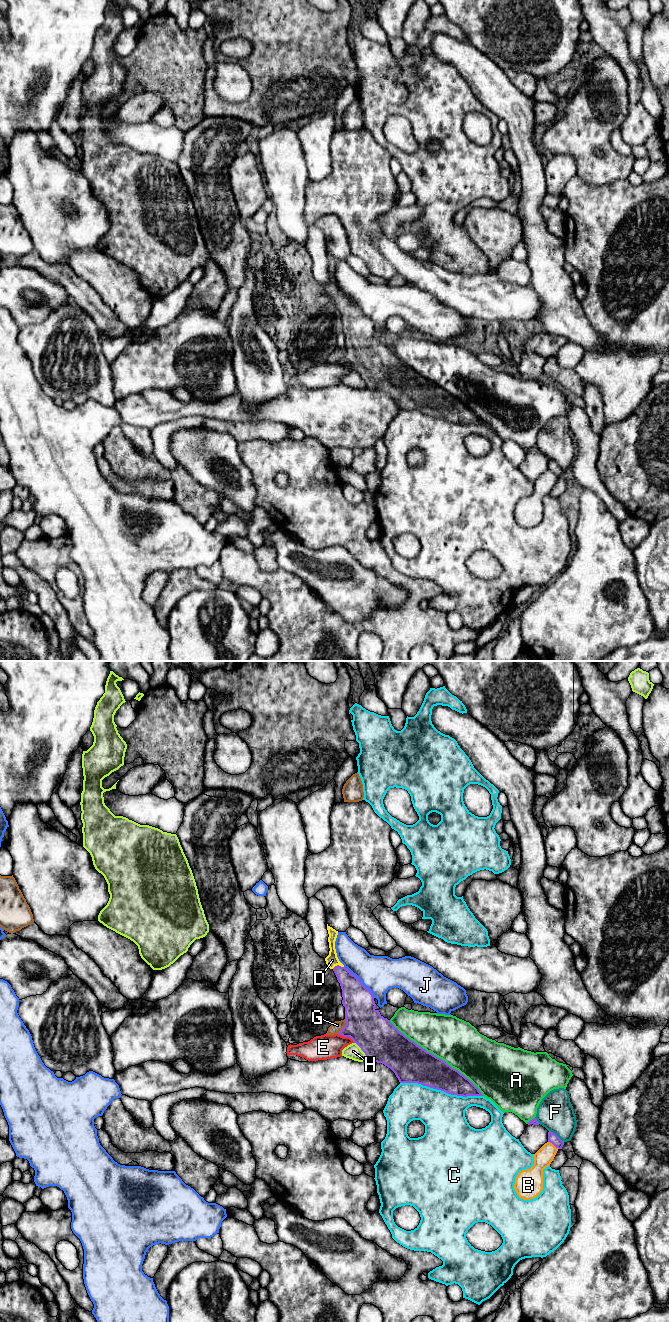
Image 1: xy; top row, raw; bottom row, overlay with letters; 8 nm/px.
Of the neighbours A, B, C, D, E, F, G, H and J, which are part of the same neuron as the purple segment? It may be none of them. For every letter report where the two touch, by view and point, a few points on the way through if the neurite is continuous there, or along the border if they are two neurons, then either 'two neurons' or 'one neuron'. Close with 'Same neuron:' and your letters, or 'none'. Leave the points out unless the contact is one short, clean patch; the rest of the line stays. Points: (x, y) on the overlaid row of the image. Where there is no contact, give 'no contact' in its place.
A: xy (435, 1056) | two neurons
B: xy (553, 1144) | two neurons
C: xy (441, 1090) | two neurons
D: xy (337, 965) | across xy (353, 991), (337, 965), (332, 960) | one neuron
E: xy (346, 1036) | two neurons
F: xy (556, 1135) | two neurons
G: xy (345, 1026) | two neurons
H: xy (361, 1049) | two neurons
J: xy (360, 981) | two neurons
Same neuron: D

